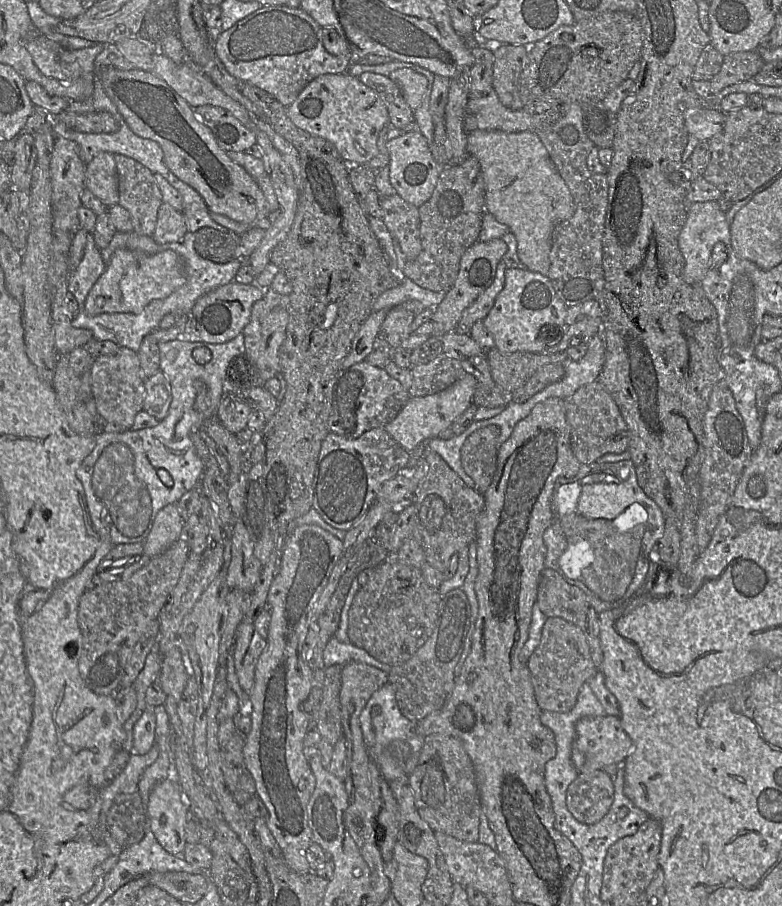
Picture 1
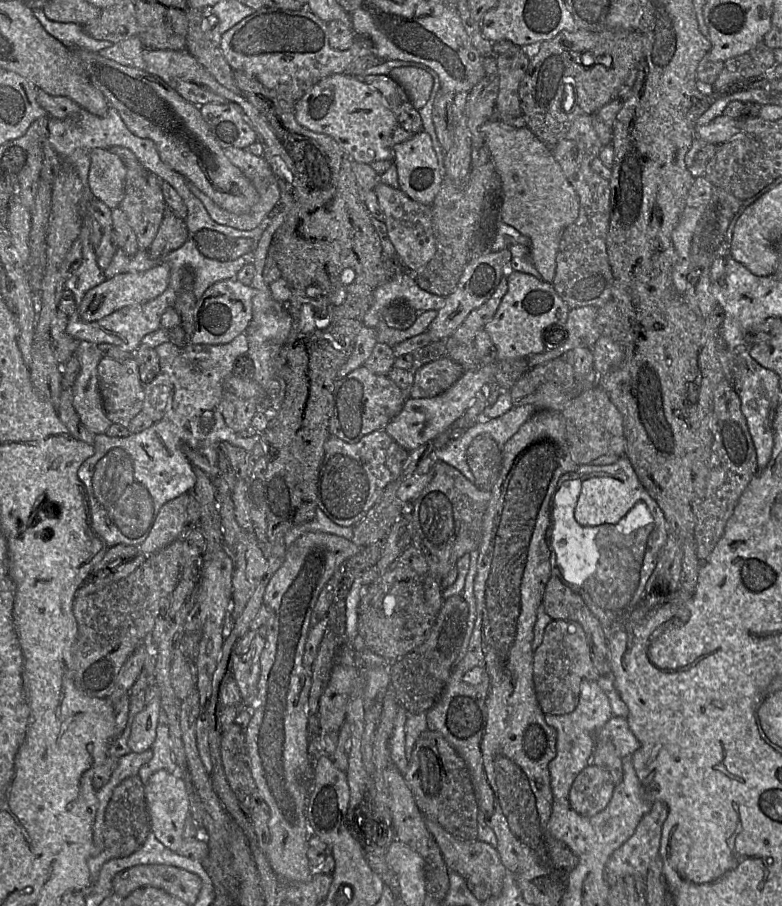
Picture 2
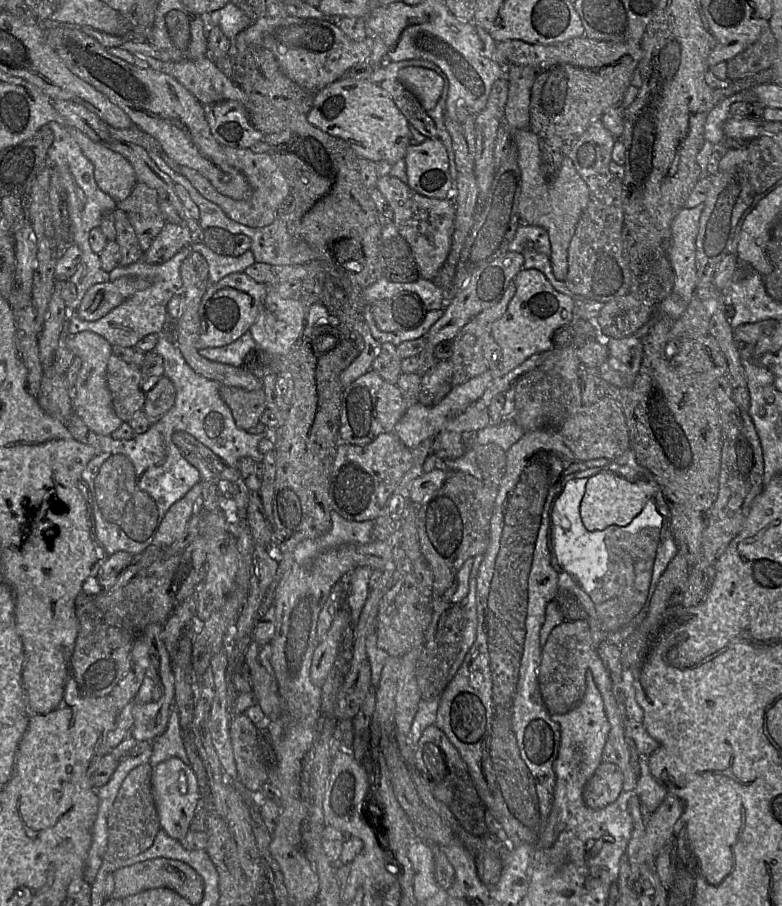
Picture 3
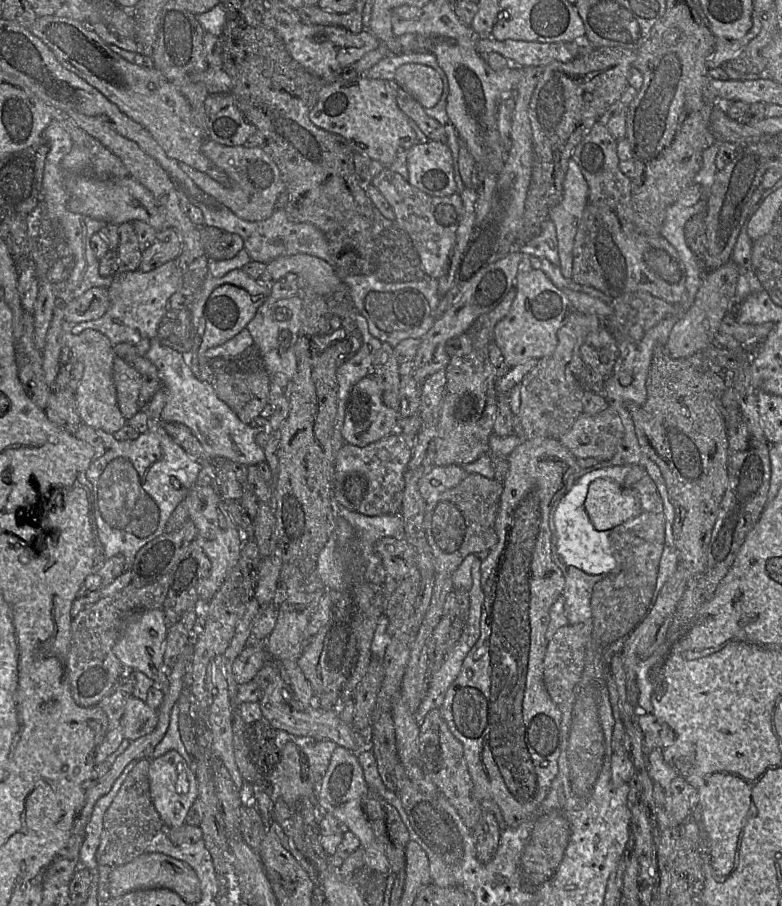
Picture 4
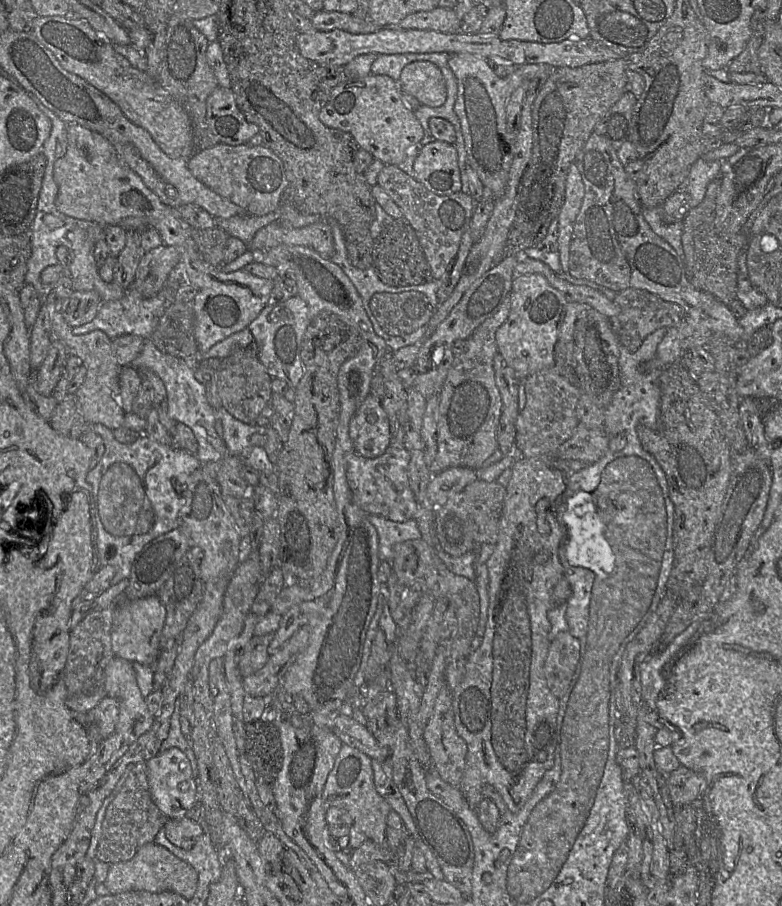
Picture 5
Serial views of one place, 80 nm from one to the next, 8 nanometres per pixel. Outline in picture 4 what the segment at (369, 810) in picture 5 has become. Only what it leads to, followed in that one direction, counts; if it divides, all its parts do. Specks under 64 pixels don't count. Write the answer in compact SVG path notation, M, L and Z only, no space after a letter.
M338 746L331 757L329 767L318 790L319 807L324 814L331 814L342 821L358 837L365 853L363 868L388 875L392 871L384 846L377 839L363 809L364 801L369 796L370 789L365 780L364 771L357 754Z

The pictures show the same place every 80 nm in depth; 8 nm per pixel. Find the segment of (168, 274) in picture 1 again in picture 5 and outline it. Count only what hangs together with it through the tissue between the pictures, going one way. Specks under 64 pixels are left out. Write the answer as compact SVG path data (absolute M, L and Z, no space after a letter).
M75 291L59 302L64 321L71 327L90 322L97 314L102 300L95 291Z

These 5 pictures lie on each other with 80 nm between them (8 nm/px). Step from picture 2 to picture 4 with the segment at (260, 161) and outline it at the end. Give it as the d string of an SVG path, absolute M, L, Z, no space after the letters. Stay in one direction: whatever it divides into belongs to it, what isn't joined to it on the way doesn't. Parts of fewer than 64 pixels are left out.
M206 139L202 152L228 175L231 182L229 187L184 163L180 164L183 171L213 202L227 207L239 218L250 222L266 220L275 212L278 197L286 186L279 168L261 147L226 146Z

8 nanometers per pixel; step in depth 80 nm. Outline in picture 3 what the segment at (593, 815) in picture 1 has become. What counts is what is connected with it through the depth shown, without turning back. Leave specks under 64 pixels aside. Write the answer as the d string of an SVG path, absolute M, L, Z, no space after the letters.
M602 762L583 789L583 800L592 809L602 809L617 799L623 789L624 776L611 762Z

